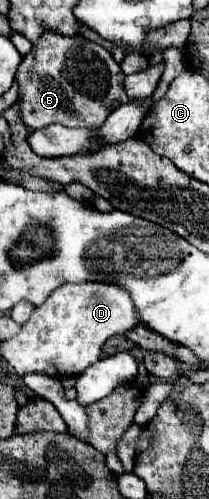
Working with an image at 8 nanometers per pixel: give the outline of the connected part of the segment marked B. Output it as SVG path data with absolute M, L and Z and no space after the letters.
M45 30L31 52L17 68L19 116L29 128L63 124L67 128L99 128L113 112L113 106L127 104L131 98L123 88L125 74L111 52L85 36L63 36Z

